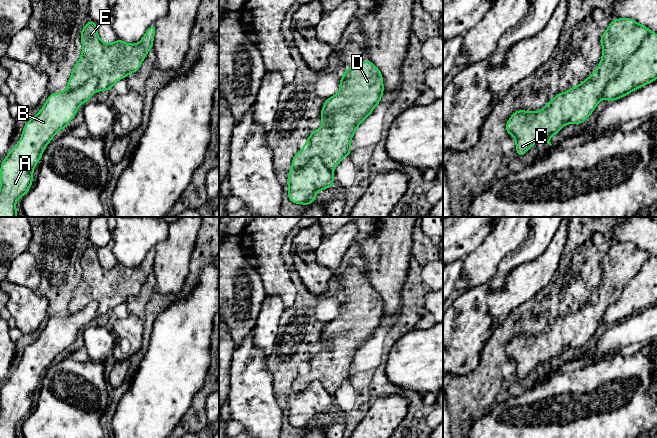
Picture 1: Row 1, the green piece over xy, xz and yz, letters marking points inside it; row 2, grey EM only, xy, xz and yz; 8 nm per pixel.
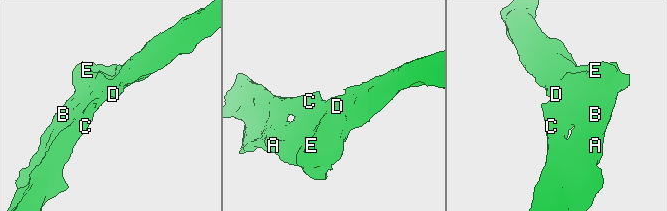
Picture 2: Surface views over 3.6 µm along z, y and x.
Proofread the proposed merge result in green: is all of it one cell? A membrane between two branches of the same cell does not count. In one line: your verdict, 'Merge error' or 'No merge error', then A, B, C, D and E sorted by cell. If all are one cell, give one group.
Merge error. Groups: A B / C D E

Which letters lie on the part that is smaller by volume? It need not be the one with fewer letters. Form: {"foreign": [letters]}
{"foreign": ["A", "B"]}

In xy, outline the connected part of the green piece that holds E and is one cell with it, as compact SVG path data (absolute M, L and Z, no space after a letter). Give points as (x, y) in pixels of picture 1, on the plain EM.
M90 244L82 252L82 277L73 291L67 312L75 314L94 301L98 304L98 315L111 314L116 306L139 294L148 275L153 273L155 256L153 248L136 268L121 263L106 268L99 262L97 248Z

